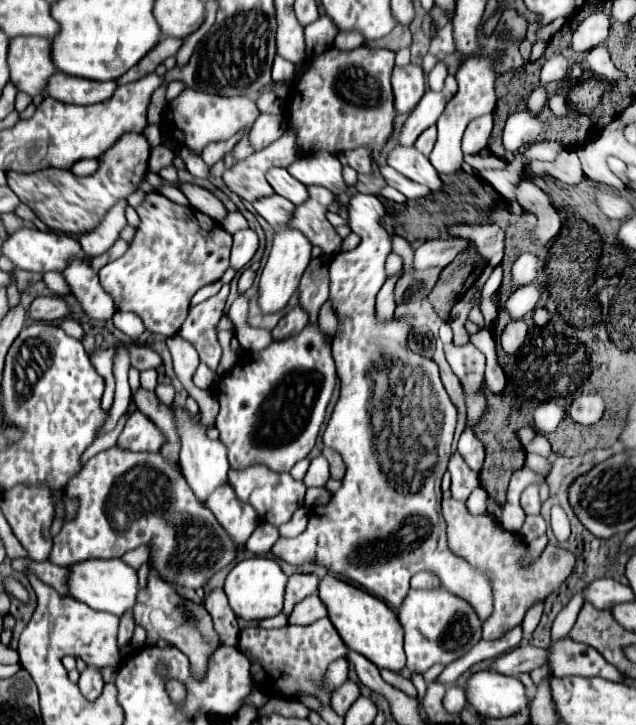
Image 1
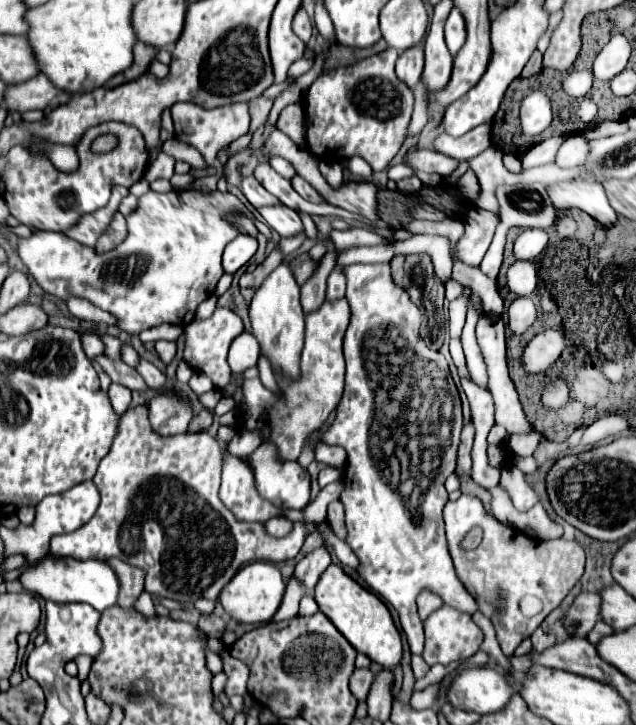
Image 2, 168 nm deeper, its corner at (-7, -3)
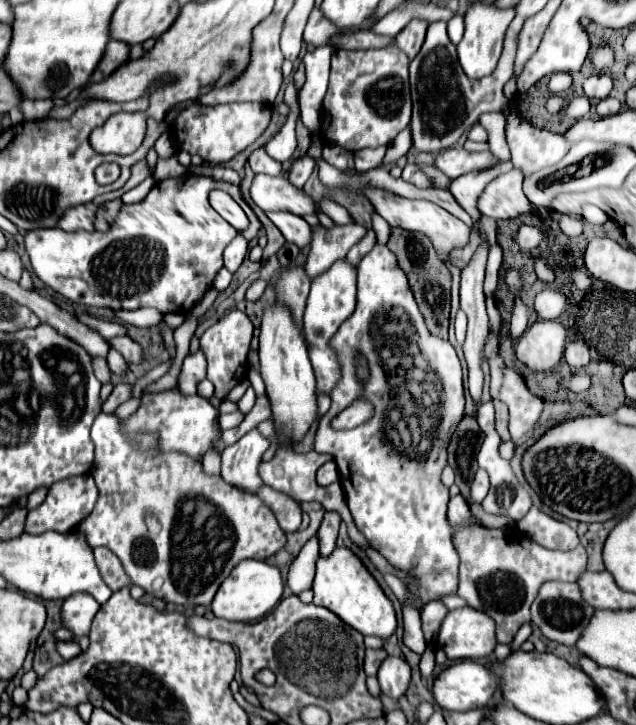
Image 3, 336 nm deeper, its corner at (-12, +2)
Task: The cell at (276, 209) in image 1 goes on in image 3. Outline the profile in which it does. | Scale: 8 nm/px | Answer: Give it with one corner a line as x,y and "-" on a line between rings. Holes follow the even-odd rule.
268,213
268,217
282,231
282,235
286,237
286,241
292,243
292,245
298,245
300,251
310,243
312,229
310,229
310,225
300,215
292,215
292,213

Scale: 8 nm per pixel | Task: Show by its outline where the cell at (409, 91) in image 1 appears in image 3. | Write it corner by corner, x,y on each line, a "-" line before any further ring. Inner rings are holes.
412,19
394,39
394,43
412,59
416,57
416,53
420,51
422,43
424,43
424,35
428,29
428,21
422,19

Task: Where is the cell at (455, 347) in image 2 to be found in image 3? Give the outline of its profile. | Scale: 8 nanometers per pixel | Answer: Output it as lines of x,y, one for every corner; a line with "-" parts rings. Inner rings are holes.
492,399
484,403
480,406
477,414
477,422
480,430
485,434
482,449
478,453
478,467
486,469
486,473
490,475
490,491
488,491
488,495
482,501
482,509
486,513
492,513
492,515
504,515
504,517
510,517
512,521
520,521
528,513
528,509
532,507
532,499
524,491
524,487
518,483
518,479
514,477
514,473
510,473
510,463
504,461
498,455
501,438
495,430
495,410
492,404

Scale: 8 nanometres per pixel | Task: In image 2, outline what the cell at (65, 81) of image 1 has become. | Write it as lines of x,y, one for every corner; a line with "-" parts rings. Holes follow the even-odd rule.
45,74
39,78
31,78
31,82
23,82
23,86
9,86
5,106
13,112
25,110
45,110
67,104
73,94
57,88

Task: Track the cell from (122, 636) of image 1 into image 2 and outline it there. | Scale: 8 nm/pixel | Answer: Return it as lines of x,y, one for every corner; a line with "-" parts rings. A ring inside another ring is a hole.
111,558
107,560
107,564
119,574
119,582
121,582
121,592
119,592
119,606
125,610
135,610
135,602
143,592
143,584
145,584
145,572
137,566
131,566
123,560

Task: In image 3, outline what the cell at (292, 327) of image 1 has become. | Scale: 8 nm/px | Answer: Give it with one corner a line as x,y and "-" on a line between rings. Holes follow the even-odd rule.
358,223
334,225
332,229
324,229
322,225
312,227
312,243
306,259
306,273
310,279
324,273
332,265
332,261
344,257
354,243
364,237
366,229

